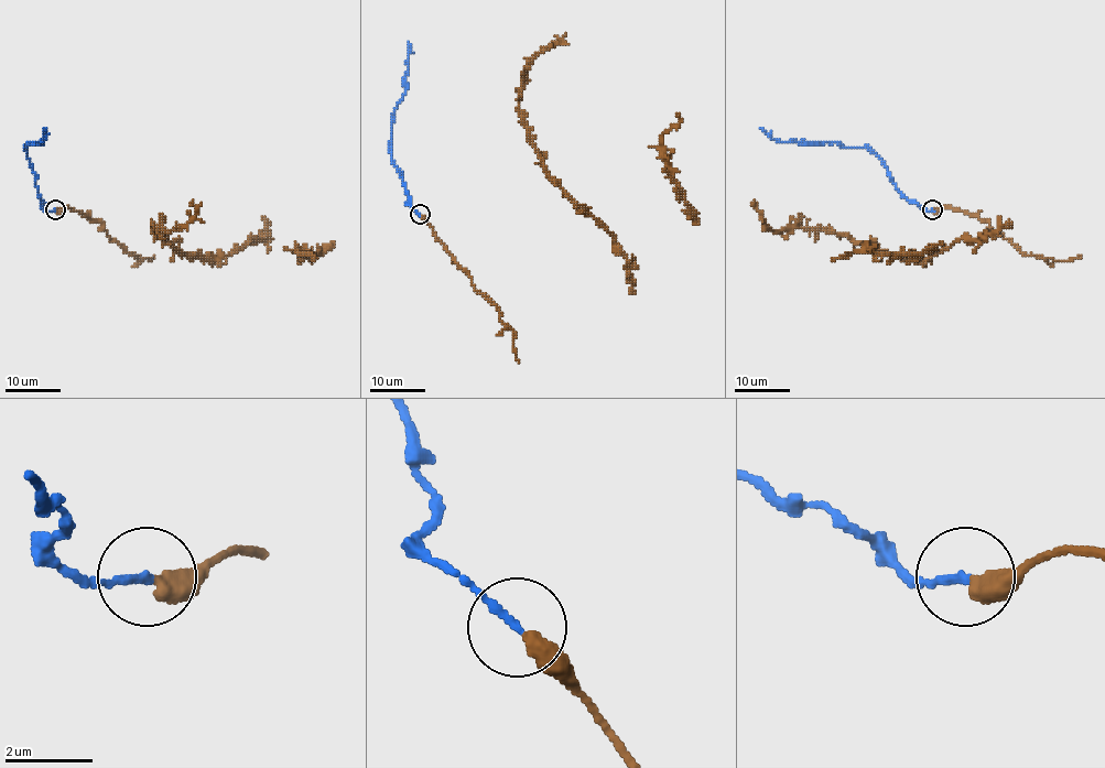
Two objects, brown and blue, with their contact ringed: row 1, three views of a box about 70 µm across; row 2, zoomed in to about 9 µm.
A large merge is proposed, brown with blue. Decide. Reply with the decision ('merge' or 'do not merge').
merge

